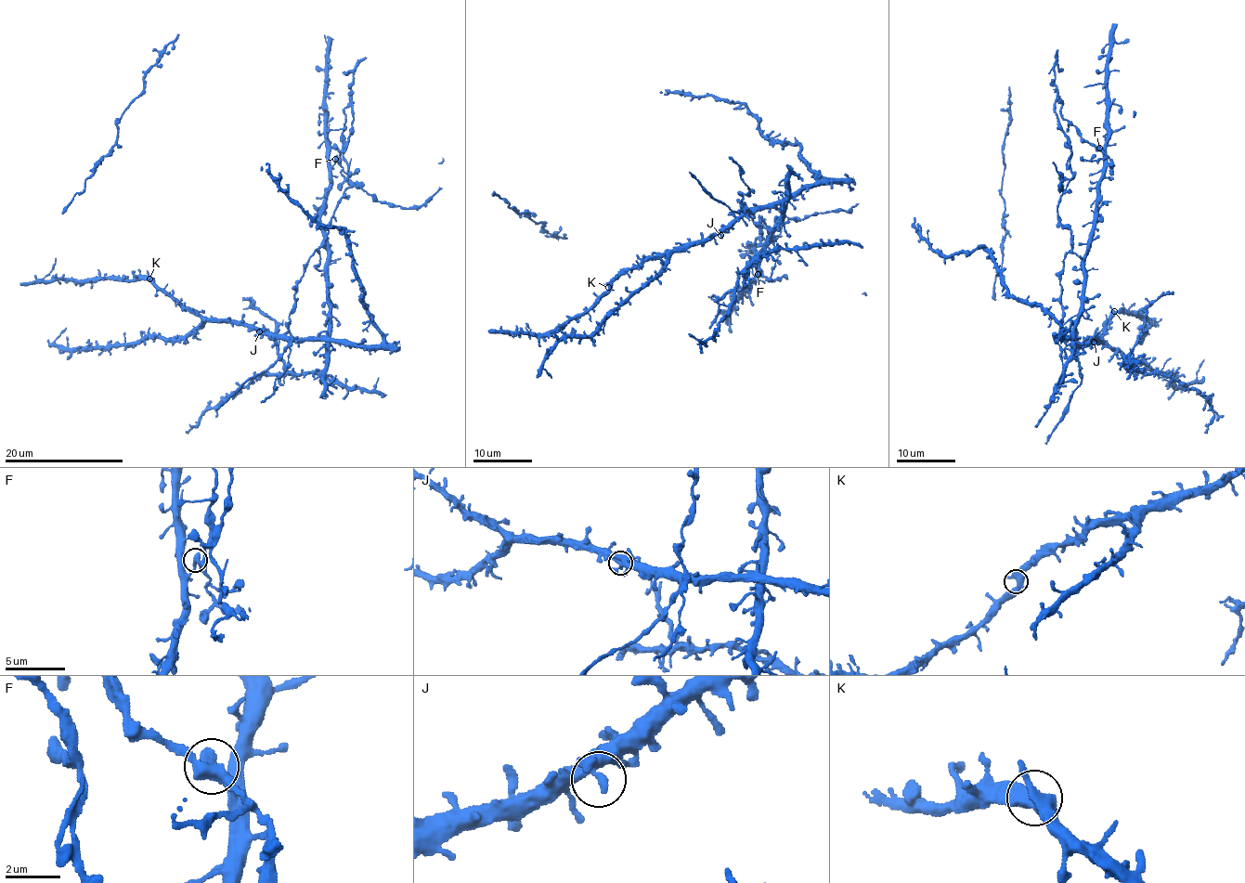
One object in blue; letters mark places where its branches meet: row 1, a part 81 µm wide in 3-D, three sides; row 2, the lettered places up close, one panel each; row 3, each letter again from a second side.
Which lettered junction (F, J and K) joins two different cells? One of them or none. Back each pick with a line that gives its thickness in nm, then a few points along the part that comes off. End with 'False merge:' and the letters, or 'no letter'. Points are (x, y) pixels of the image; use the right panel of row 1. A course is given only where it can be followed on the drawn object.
F: calibre 420 nm; course (1099, 148), (1103, 177), (1084, 262), (1083, 313), (1075, 331), (1075, 352), (1049, 402)
False merge: F

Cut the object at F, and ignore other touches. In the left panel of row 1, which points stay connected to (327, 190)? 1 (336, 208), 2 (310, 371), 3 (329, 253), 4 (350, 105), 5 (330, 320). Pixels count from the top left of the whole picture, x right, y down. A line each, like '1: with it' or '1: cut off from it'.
1: cut off from it
2: cut off from it
3: with it
4: cut off from it
5: with it

